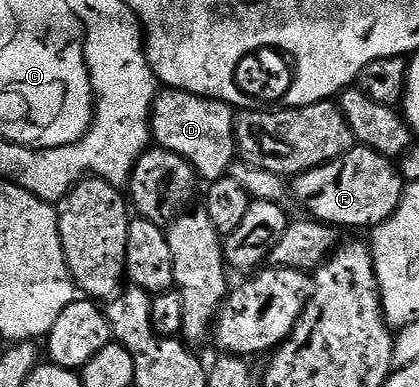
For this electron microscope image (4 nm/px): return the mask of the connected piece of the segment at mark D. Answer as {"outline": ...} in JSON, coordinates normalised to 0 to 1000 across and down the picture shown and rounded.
{"outline":[[[394,233],[377,245],[365,264],[360,351],[382,380],[458,419],[473,457],[489,470],[539,452],[568,401],[558,282],[530,258],[504,258],[453,238]]]}

